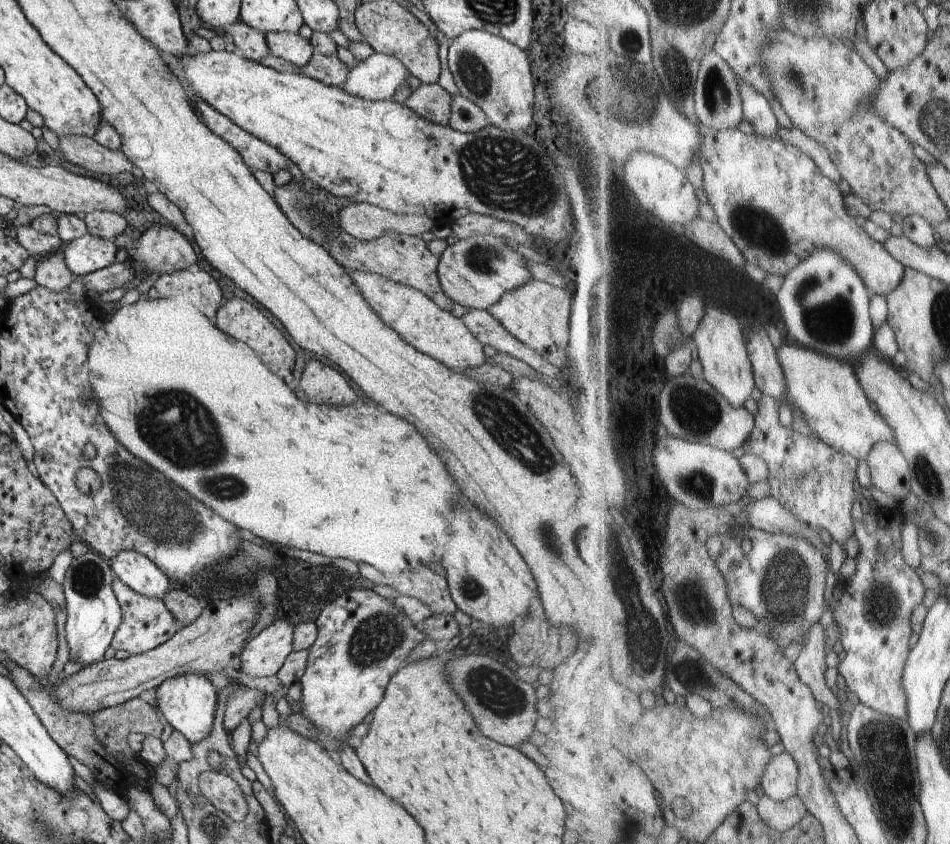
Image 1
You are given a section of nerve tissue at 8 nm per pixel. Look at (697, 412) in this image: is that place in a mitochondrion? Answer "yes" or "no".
yes

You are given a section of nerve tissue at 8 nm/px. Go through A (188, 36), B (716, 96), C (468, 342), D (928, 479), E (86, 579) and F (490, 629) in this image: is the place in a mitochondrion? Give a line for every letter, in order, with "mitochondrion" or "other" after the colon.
A: other
B: mitochondrion
C: other
D: mitochondrion
E: mitochondrion
F: other

